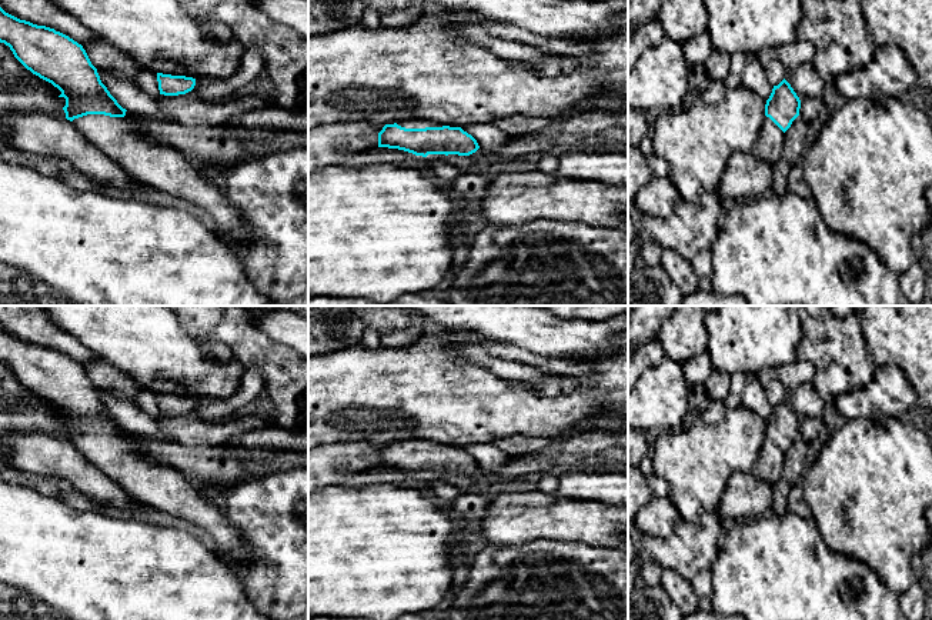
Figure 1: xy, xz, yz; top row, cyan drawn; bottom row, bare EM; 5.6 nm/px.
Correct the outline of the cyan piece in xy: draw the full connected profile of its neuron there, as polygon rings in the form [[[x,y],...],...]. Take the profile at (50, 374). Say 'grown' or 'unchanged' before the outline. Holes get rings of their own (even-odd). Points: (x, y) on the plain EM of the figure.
grown; [[[1,327],[0,363],[9,366],[14,377],[27,390],[61,411],[59,417],[66,419],[63,427],[66,439],[134,500],[204,529],[210,536],[211,546],[226,557],[234,560],[250,560],[253,557],[237,527],[230,523],[223,509],[206,497],[200,486],[177,469],[148,459],[133,441],[124,439],[127,430],[101,403],[97,389],[91,384],[81,364],[54,349],[20,340]]]

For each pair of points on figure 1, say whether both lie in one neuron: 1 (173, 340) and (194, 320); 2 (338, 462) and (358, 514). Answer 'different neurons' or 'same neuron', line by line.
1: different neurons
2: different neurons

